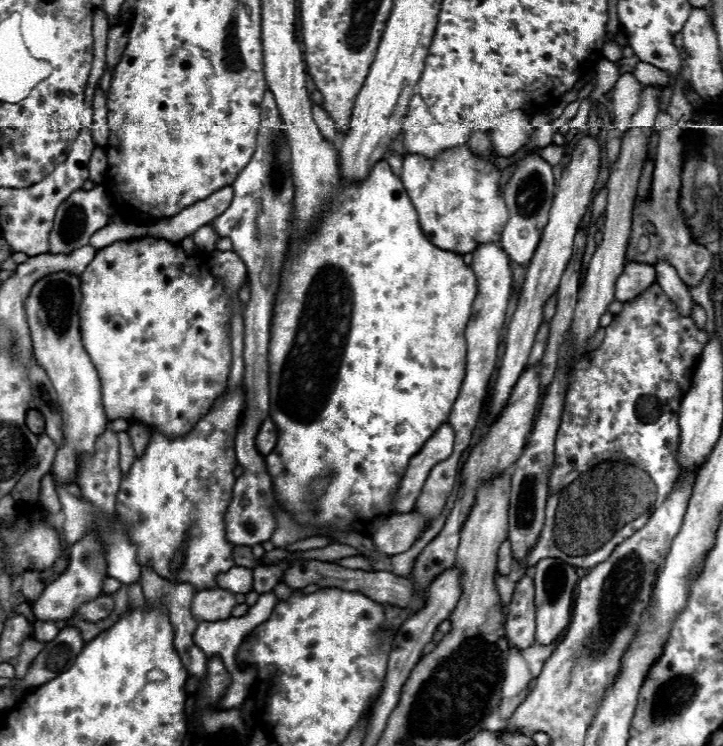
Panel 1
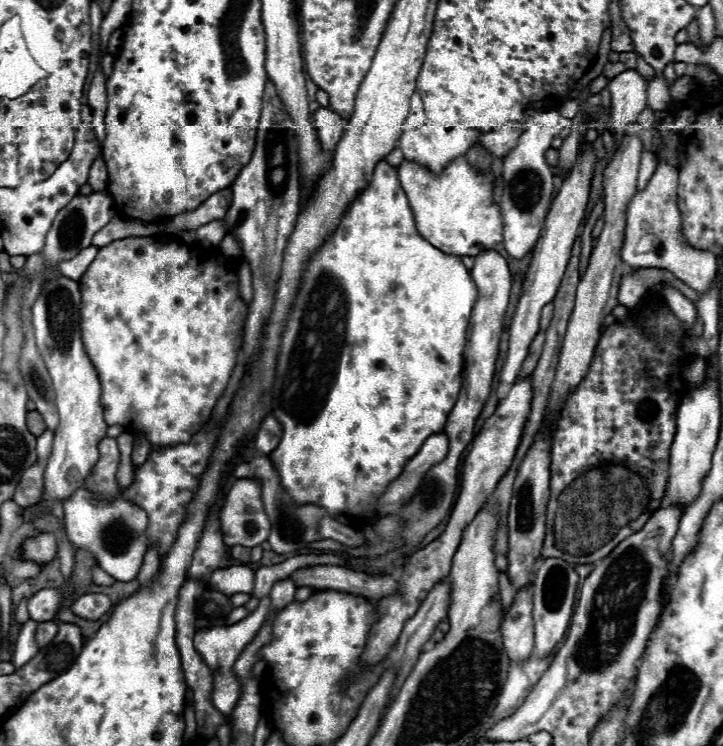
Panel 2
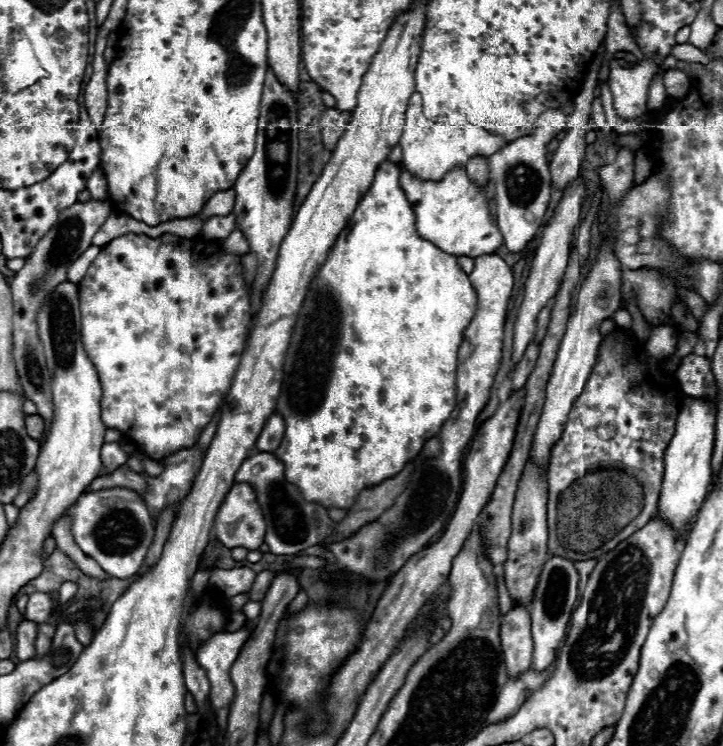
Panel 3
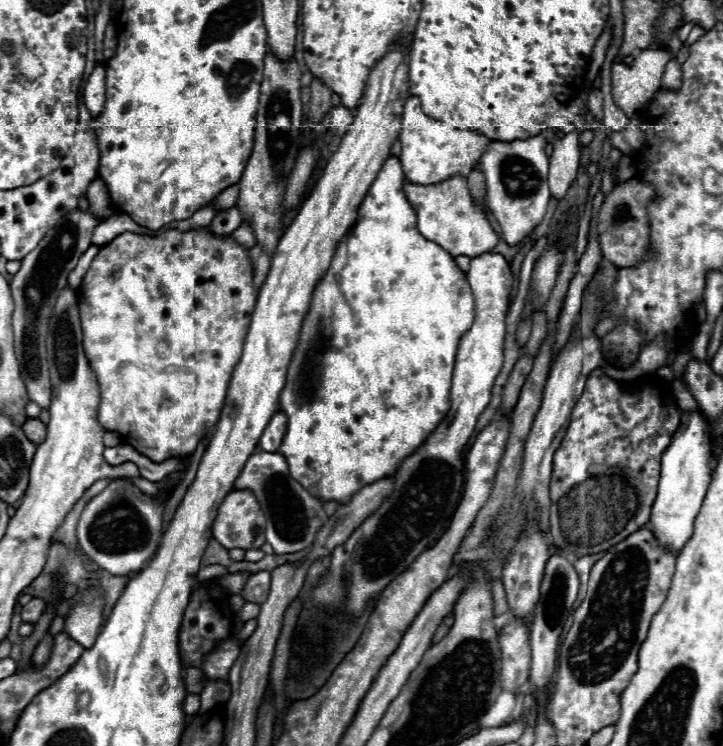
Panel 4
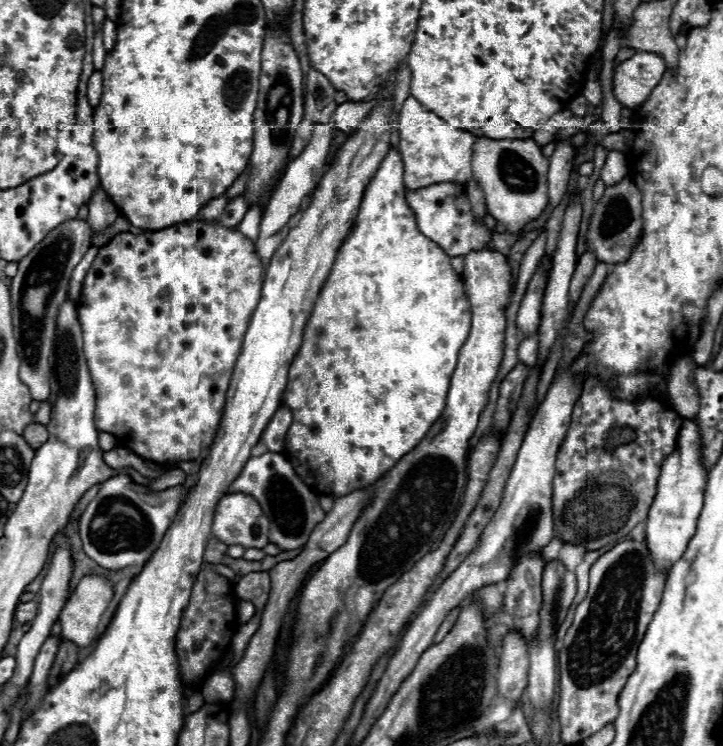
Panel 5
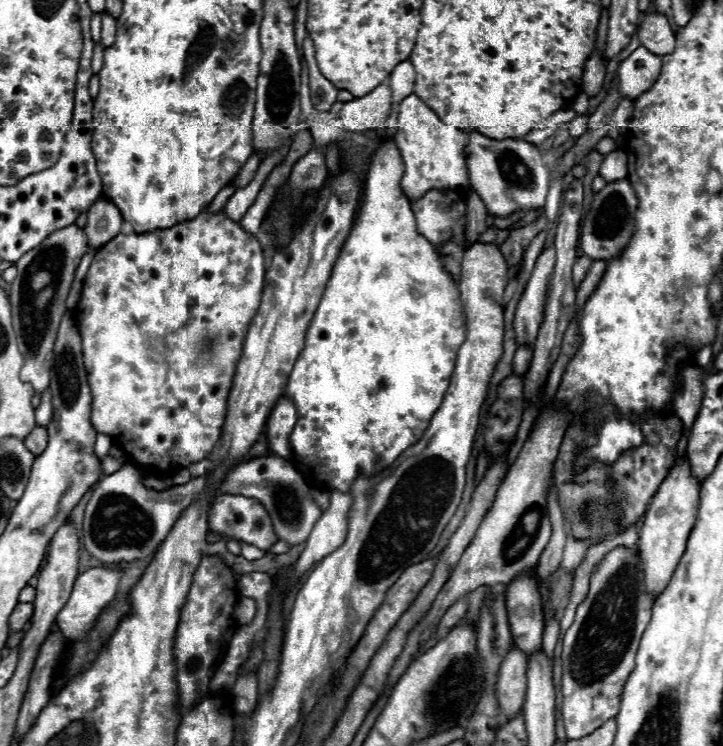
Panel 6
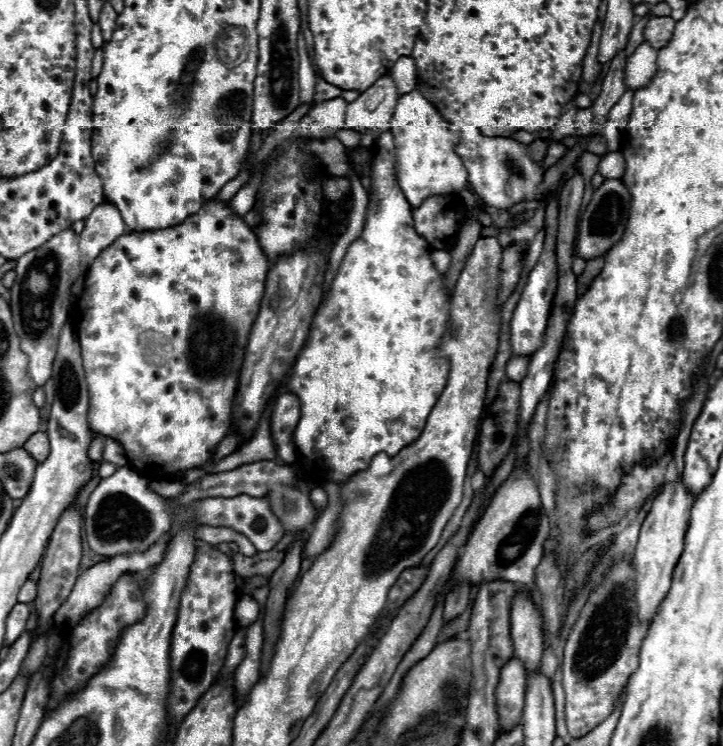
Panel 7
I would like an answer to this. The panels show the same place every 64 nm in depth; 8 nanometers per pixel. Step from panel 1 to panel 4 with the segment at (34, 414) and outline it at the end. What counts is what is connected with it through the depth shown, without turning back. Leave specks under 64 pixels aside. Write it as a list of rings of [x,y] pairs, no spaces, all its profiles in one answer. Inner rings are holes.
[[[38,418],[28,420],[28,422],[22,426],[22,430],[24,430],[26,438],[30,438],[30,442],[34,442],[36,446],[46,440],[46,424],[42,424]]]

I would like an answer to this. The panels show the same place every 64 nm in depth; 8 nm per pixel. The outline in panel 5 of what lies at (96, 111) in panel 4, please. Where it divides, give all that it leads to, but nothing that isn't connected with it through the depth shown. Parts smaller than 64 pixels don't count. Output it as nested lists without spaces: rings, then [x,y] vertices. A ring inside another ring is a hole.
[[[94,72],[90,76],[90,80],[88,80],[88,92],[86,94],[88,94],[90,106],[96,108],[98,102],[100,102],[100,98],[102,98],[102,74],[100,72]]]

